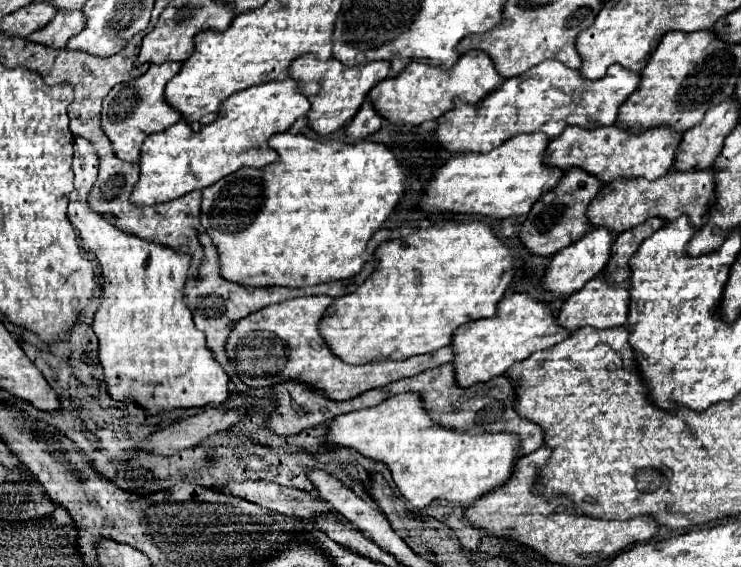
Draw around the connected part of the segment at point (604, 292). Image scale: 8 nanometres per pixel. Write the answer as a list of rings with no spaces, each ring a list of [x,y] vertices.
[[[597,275],[591,279],[581,291],[569,295],[557,315],[557,325],[565,327],[567,331],[577,331],[581,327],[595,327],[595,329],[611,329],[625,325],[629,313],[629,291],[619,285],[607,285],[605,275]]]

